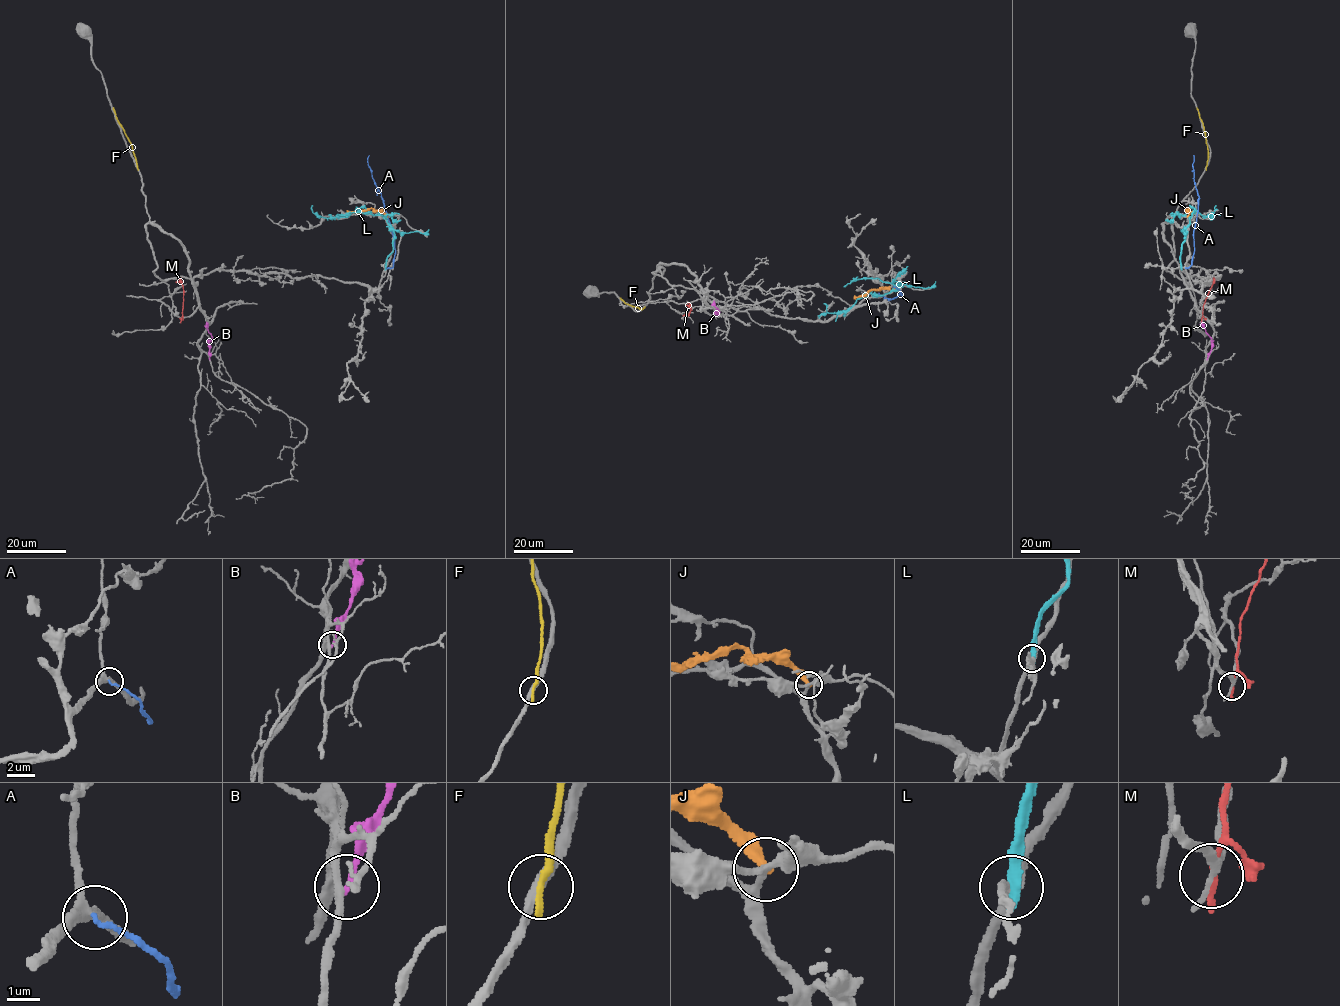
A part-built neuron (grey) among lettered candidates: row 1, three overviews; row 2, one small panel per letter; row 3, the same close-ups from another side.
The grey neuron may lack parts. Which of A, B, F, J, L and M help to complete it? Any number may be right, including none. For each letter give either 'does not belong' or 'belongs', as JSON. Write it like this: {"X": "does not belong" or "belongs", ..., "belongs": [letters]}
{"A": "does not belong", "B": "does not belong", "F": "does not belong", "J": "does not belong", "L": "does not belong", "M": "does not belong", "belongs": []}

